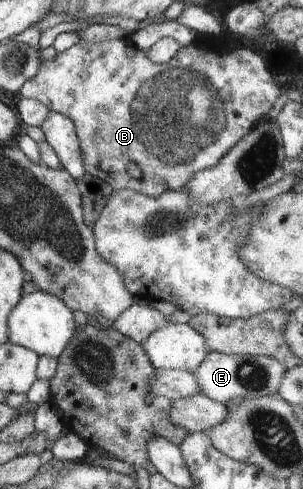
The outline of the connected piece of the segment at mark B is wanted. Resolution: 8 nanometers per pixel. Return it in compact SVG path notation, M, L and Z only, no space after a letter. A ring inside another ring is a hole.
M124 38L105 40L105 42L87 42L87 40L79 39L79 42L75 46L71 46L71 48L68 48L64 52L57 53L55 58L43 60L38 74L22 87L20 93L22 97L37 100L37 102L45 104L50 111L64 114L73 121L77 136L79 136L79 142L81 142L81 152L83 152L83 162L85 162L87 175L100 178L103 182L110 184L115 190L121 190L121 188L127 187L129 190L133 190L133 192L142 192L145 196L159 198L159 196L165 194L165 191L173 190L175 192L175 190L185 187L186 183L198 171L214 167L219 160L225 158L231 148L241 143L250 134L255 126L255 122L265 118L265 114L271 110L273 102L277 100L279 92L281 90L275 84L271 72L267 70L263 58L256 51L249 50L249 46L244 48L239 44L232 45L226 39L226 42L219 48L217 45L212 44L211 41L203 40L200 43L182 46L179 48L179 52L171 60L164 62L164 64L153 64L147 58L146 51L135 48L135 45L132 44L129 38ZM131 162L135 166L139 166L139 172L141 172L139 178L135 178L135 176L129 174L129 164Z

